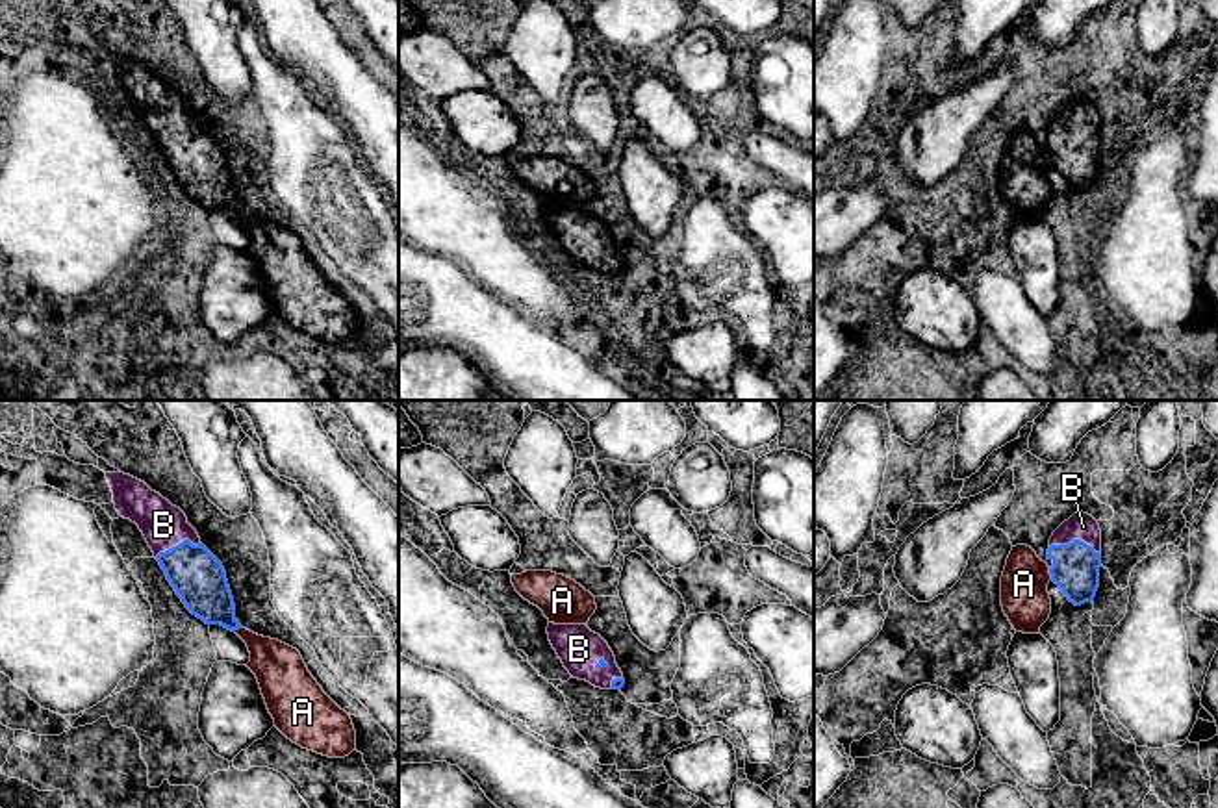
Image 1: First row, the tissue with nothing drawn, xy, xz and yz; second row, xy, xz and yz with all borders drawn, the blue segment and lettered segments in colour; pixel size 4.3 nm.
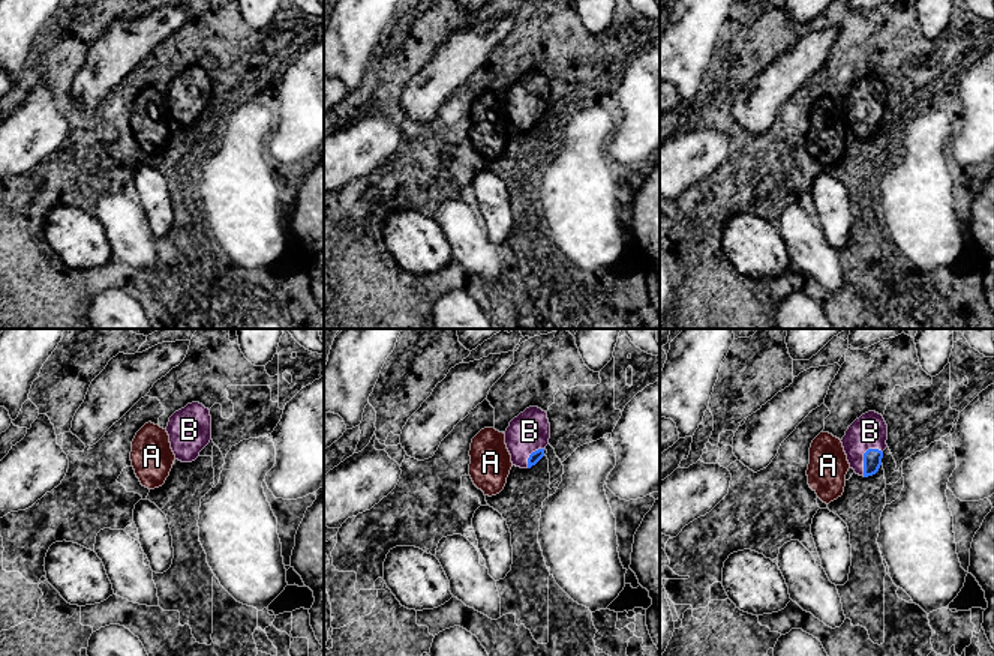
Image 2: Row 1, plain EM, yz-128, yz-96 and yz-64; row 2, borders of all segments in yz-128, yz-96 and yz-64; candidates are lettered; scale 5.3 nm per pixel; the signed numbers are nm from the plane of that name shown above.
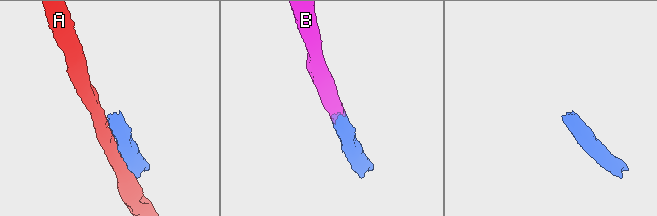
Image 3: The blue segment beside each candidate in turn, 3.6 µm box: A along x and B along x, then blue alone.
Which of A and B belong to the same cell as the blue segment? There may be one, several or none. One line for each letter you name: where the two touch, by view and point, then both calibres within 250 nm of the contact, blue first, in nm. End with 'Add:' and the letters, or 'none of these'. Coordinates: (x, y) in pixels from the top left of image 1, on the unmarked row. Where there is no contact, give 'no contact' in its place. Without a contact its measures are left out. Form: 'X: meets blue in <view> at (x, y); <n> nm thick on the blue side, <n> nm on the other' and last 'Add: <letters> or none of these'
B: meets blue in yz at (1076, 125); 200 nm thick on the blue side, 120 nm on the other
Add: B

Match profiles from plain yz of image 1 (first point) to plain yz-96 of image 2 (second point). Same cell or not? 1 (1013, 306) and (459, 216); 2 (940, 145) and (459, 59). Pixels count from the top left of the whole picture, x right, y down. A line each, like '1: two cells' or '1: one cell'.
1: one cell
2: one cell

